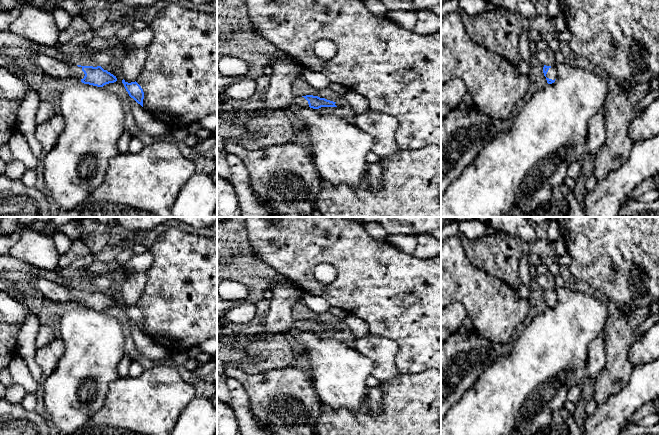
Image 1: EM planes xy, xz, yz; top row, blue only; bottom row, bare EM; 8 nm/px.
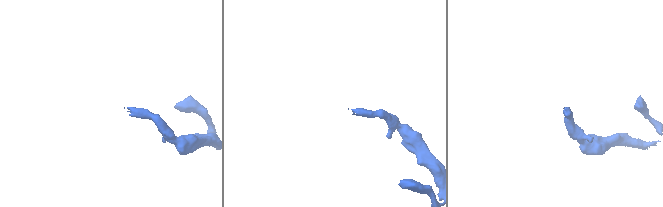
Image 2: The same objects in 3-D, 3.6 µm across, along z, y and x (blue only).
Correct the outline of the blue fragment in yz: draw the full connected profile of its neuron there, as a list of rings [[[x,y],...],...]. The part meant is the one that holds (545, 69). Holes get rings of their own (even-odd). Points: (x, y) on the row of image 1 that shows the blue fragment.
[[[544,65],[543,73],[544,73],[544,76],[546,77],[548,84],[552,84],[555,82],[557,78],[557,72],[556,72],[555,66]]]

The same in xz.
[[[273,60],[270,66],[273,72],[270,75],[270,86],[262,101],[264,108],[252,114],[246,112],[223,114],[224,120],[245,125],[251,122],[254,115],[267,115],[273,110],[287,109],[289,106],[303,106],[313,109],[337,107],[336,102],[325,98],[313,95],[296,96],[292,93],[292,84],[302,74],[302,67],[279,60]]]

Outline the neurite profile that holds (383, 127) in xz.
[[[367,109],[363,113],[356,114],[352,122],[375,139],[371,151],[380,158],[390,157],[400,151],[396,142],[399,128],[396,117]]]

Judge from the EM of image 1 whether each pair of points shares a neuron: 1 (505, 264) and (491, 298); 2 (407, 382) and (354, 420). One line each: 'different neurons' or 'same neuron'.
1: different neurons
2: same neuron

